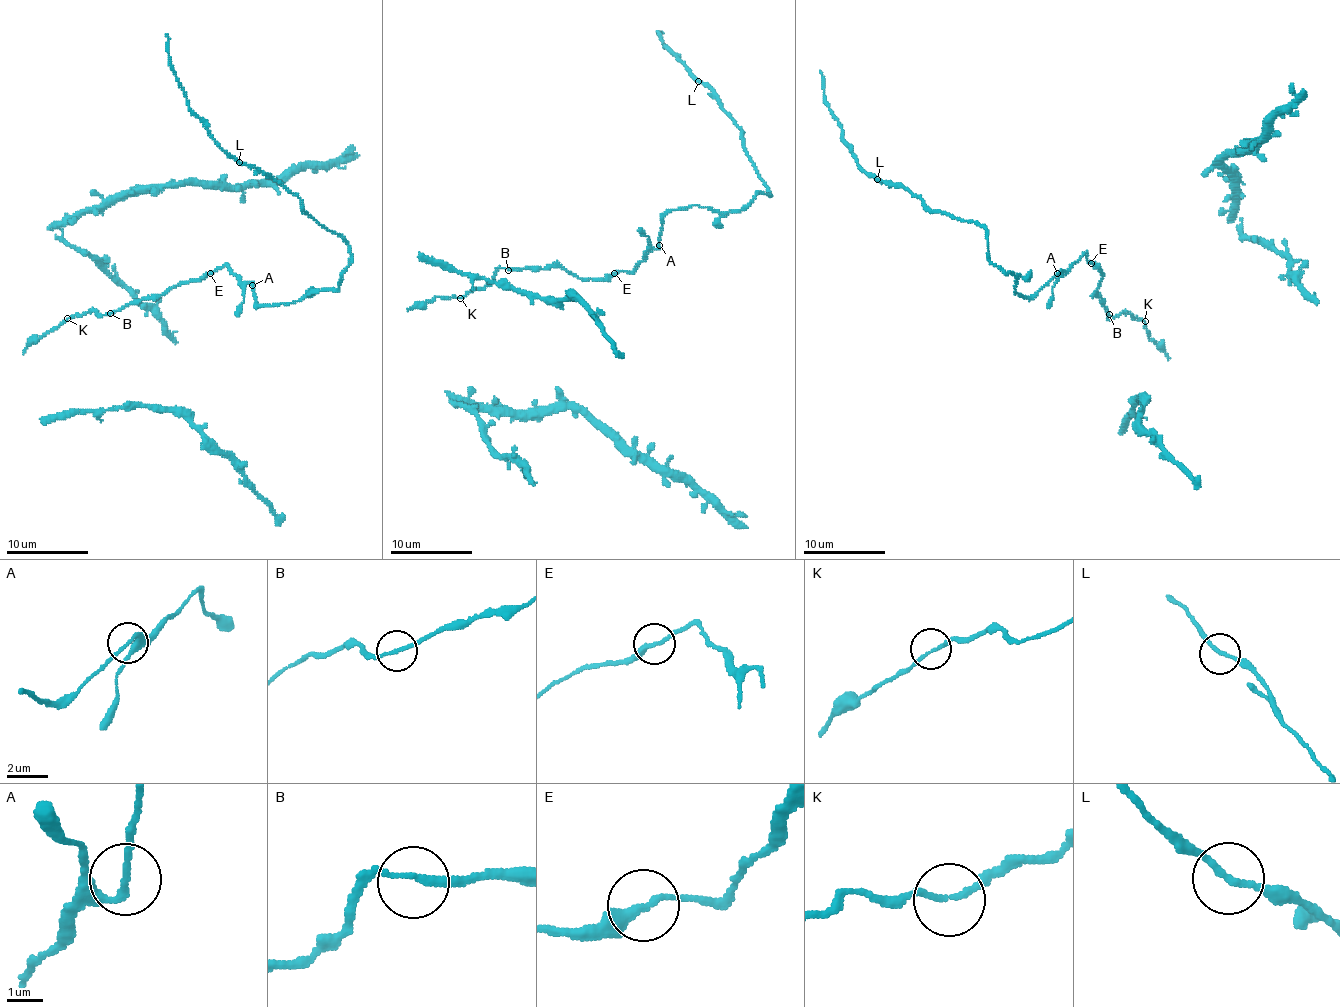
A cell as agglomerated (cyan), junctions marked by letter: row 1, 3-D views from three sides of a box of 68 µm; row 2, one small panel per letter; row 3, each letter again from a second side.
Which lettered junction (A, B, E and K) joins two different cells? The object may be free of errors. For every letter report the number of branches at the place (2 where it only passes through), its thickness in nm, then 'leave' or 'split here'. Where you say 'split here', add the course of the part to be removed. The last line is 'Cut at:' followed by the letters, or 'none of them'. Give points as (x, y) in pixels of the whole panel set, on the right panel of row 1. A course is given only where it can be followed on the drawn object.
A: 2 | 150 nm | leave
B: 2 | 170 nm | leave
E: 2 | 240 nm | leave
K: 2 | 140 nm | leave
Cut at: none of them

